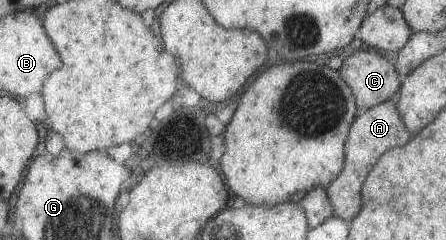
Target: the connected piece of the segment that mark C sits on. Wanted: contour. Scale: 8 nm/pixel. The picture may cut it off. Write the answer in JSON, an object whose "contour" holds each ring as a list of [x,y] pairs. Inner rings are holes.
{"contour":[[[375,50],[353,52],[344,59],[340,74],[355,92],[359,107],[367,110],[389,100],[403,80],[396,64]]]}

